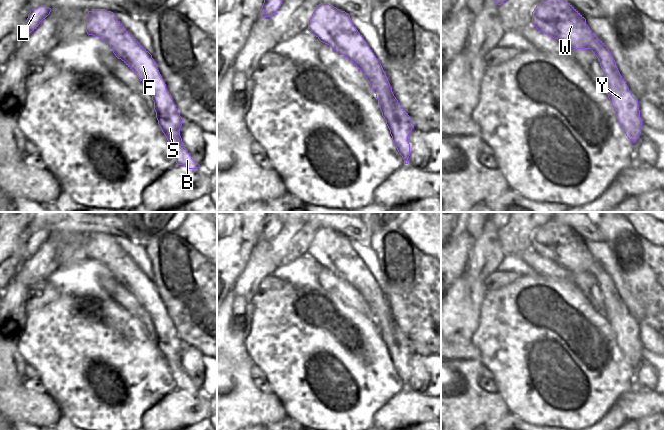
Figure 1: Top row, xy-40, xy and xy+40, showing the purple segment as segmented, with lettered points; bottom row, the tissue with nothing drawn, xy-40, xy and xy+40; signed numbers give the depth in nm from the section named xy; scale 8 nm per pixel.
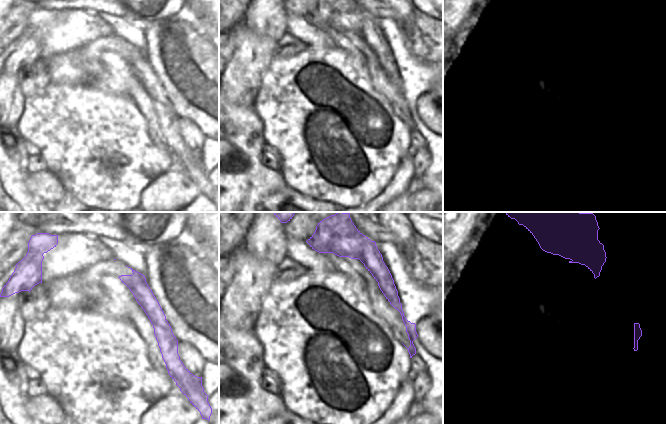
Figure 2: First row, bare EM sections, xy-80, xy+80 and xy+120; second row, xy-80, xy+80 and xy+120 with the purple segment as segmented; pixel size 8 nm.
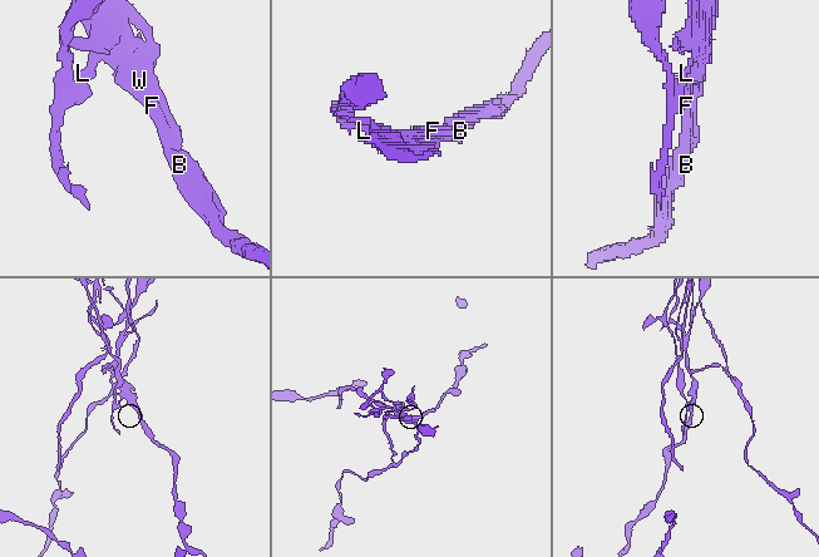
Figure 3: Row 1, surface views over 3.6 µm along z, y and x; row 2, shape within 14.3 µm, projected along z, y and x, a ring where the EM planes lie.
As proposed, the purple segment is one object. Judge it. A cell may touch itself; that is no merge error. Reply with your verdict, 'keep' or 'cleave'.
cleave

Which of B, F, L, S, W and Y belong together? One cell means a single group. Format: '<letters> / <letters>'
B S Y / F L W

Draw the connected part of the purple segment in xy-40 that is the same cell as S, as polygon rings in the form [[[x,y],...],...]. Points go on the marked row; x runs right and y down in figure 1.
[[[166,87],[163,95],[156,96],[154,110],[158,124],[176,158],[176,163],[189,169],[199,168],[200,165],[190,156],[182,142],[180,128],[184,120],[180,116]]]

